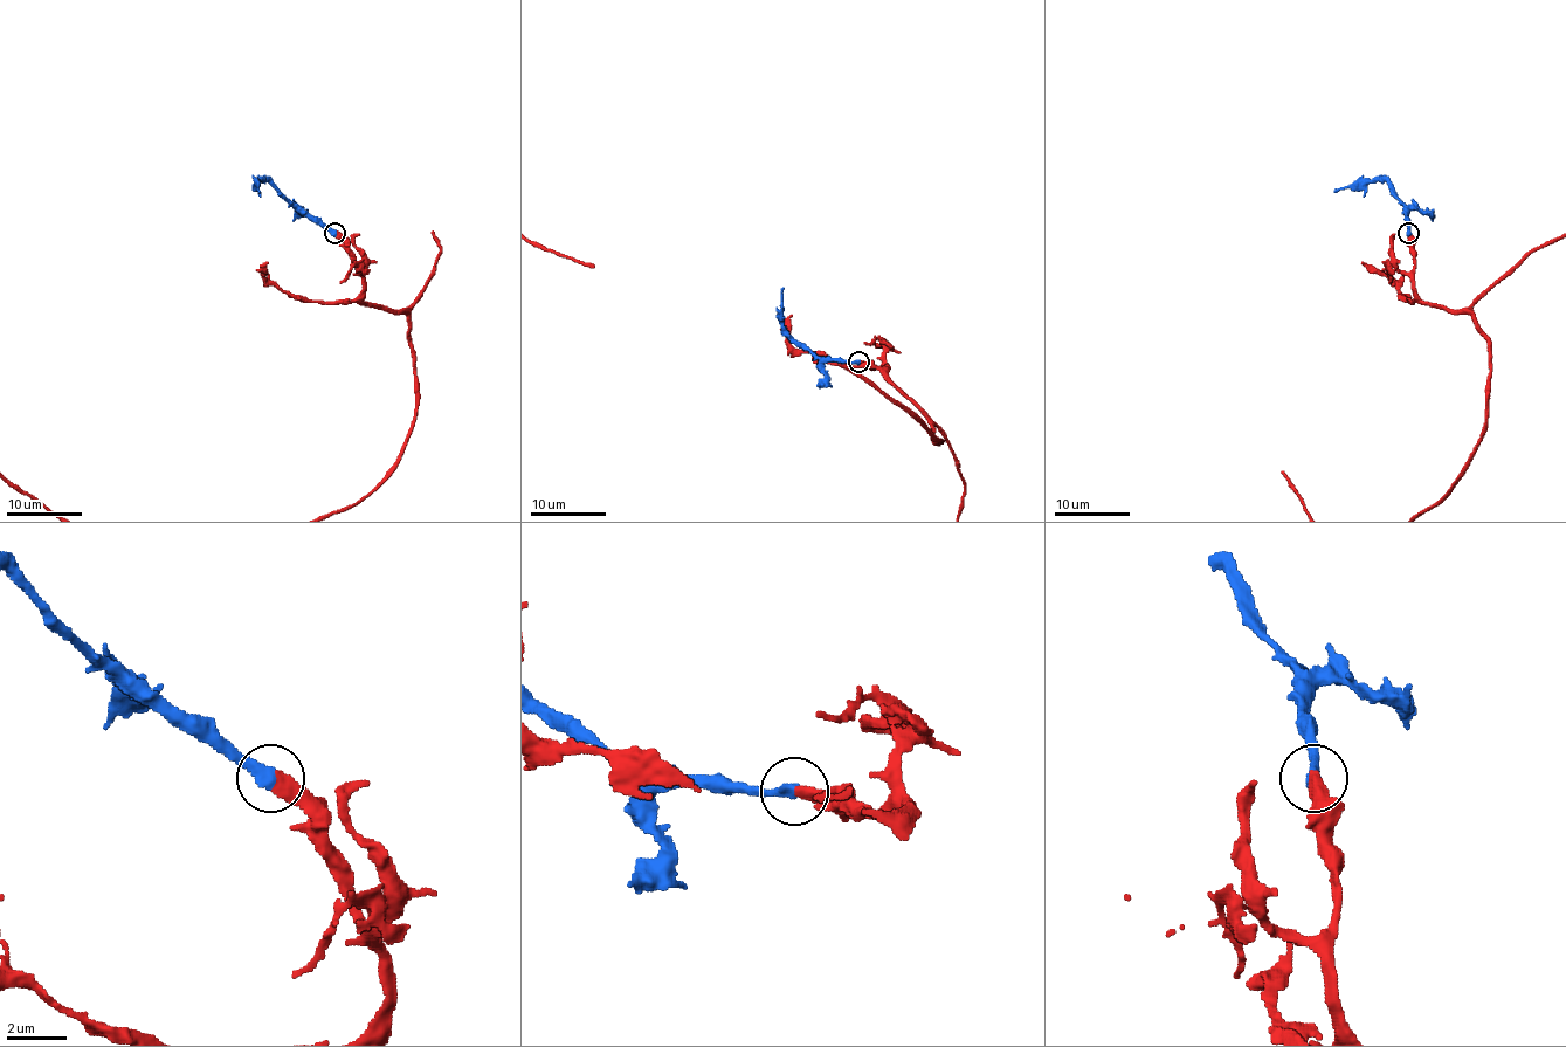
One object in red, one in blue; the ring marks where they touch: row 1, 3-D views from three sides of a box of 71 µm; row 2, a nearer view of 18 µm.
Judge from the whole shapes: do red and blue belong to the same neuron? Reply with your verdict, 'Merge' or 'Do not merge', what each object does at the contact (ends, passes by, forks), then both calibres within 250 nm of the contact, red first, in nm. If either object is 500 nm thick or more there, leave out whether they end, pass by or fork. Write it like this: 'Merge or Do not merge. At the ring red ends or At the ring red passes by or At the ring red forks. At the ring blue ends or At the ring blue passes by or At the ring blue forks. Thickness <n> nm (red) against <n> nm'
Merge. Thickness 500 nm (red) against 440 nm

